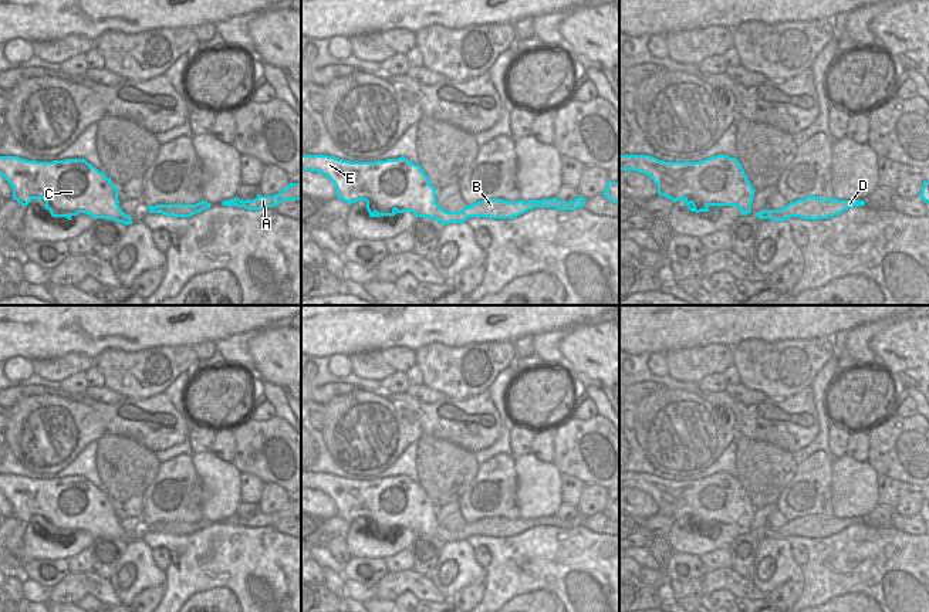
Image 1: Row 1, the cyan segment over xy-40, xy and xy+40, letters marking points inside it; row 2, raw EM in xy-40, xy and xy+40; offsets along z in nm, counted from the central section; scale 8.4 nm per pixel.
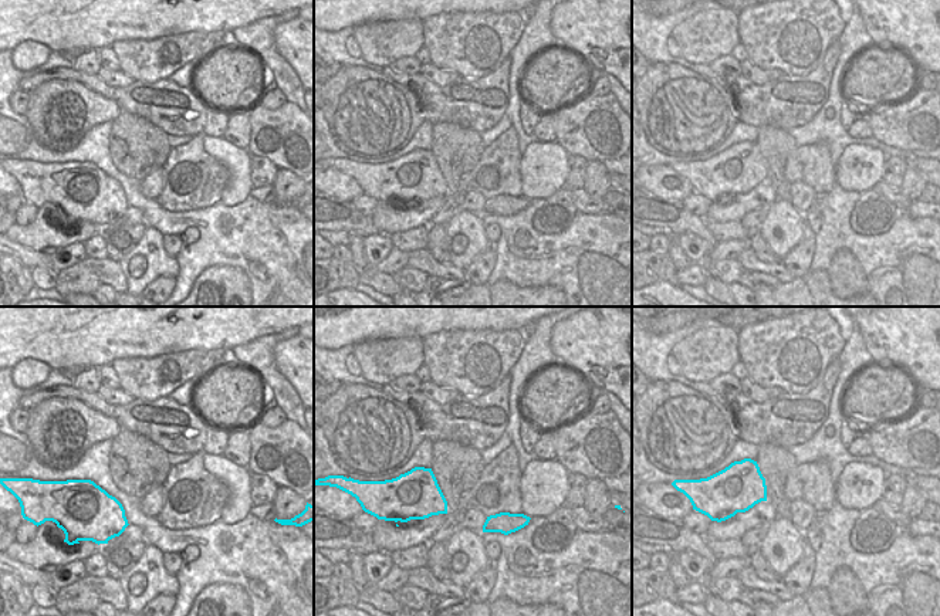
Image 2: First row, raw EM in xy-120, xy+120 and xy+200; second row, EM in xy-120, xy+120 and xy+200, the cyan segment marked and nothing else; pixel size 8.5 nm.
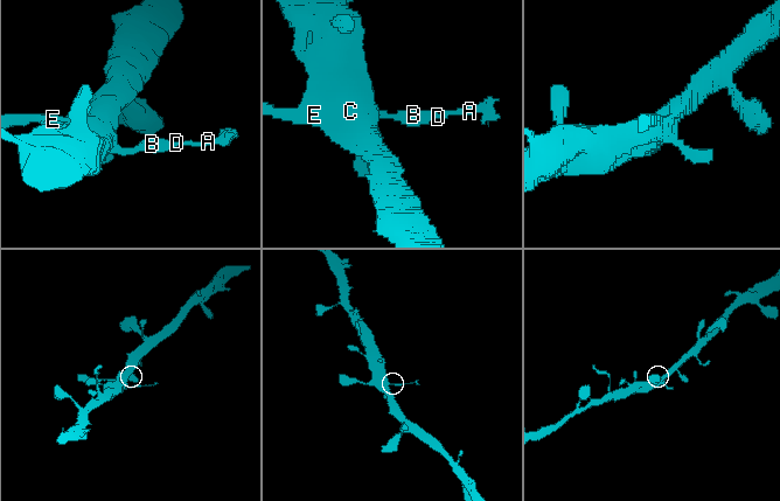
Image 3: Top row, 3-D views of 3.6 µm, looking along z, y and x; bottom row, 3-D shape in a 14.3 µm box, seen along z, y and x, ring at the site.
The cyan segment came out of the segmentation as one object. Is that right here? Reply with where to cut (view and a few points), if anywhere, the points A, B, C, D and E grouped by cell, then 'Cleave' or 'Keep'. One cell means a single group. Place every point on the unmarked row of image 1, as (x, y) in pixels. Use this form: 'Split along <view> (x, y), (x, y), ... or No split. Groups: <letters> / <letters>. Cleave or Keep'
No split. Groups: A B C D E. Keep

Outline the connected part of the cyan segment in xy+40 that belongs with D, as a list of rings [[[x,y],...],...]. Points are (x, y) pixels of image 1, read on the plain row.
[[[807,514],[795,520],[790,520],[780,528],[763,528],[756,531],[759,537],[770,537],[773,540],[784,540],[790,535],[810,537],[813,540],[818,537],[830,537],[841,532],[842,530],[854,525],[865,524],[864,518],[838,518],[838,517],[821,517],[818,514]]]

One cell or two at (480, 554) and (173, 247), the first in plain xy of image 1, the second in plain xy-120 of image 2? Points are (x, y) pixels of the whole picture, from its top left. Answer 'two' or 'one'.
one

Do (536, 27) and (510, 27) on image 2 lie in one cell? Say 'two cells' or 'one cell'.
two cells

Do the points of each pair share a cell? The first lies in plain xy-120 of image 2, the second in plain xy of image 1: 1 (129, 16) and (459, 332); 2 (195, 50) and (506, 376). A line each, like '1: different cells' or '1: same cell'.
1: same cell
2: different cells

